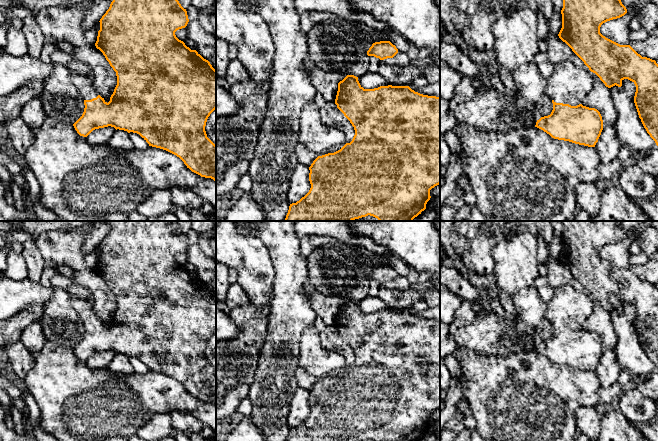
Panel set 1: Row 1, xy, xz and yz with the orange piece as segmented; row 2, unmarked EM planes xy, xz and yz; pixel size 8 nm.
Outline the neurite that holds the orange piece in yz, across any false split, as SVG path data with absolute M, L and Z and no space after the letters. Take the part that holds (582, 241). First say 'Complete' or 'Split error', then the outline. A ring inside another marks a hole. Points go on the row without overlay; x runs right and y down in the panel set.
Complete. M561 221L563 224L562 252L558 258L572 275L584 286L589 294L595 297L606 311L622 310L622 305L628 303L636 310L634 327L641 346L650 361L658 370L658 288L655 284L642 281L630 269L620 269L600 257L603 247L620 242L627 237L626 231L618 221Z

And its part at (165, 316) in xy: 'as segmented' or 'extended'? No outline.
extended

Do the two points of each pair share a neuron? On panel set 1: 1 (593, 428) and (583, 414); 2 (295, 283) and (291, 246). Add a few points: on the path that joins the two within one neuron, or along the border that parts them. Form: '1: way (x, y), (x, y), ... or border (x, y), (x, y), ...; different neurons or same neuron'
1: way (590, 425), (586, 417); same neuron
2: way (291, 274), (291, 255); same neuron

